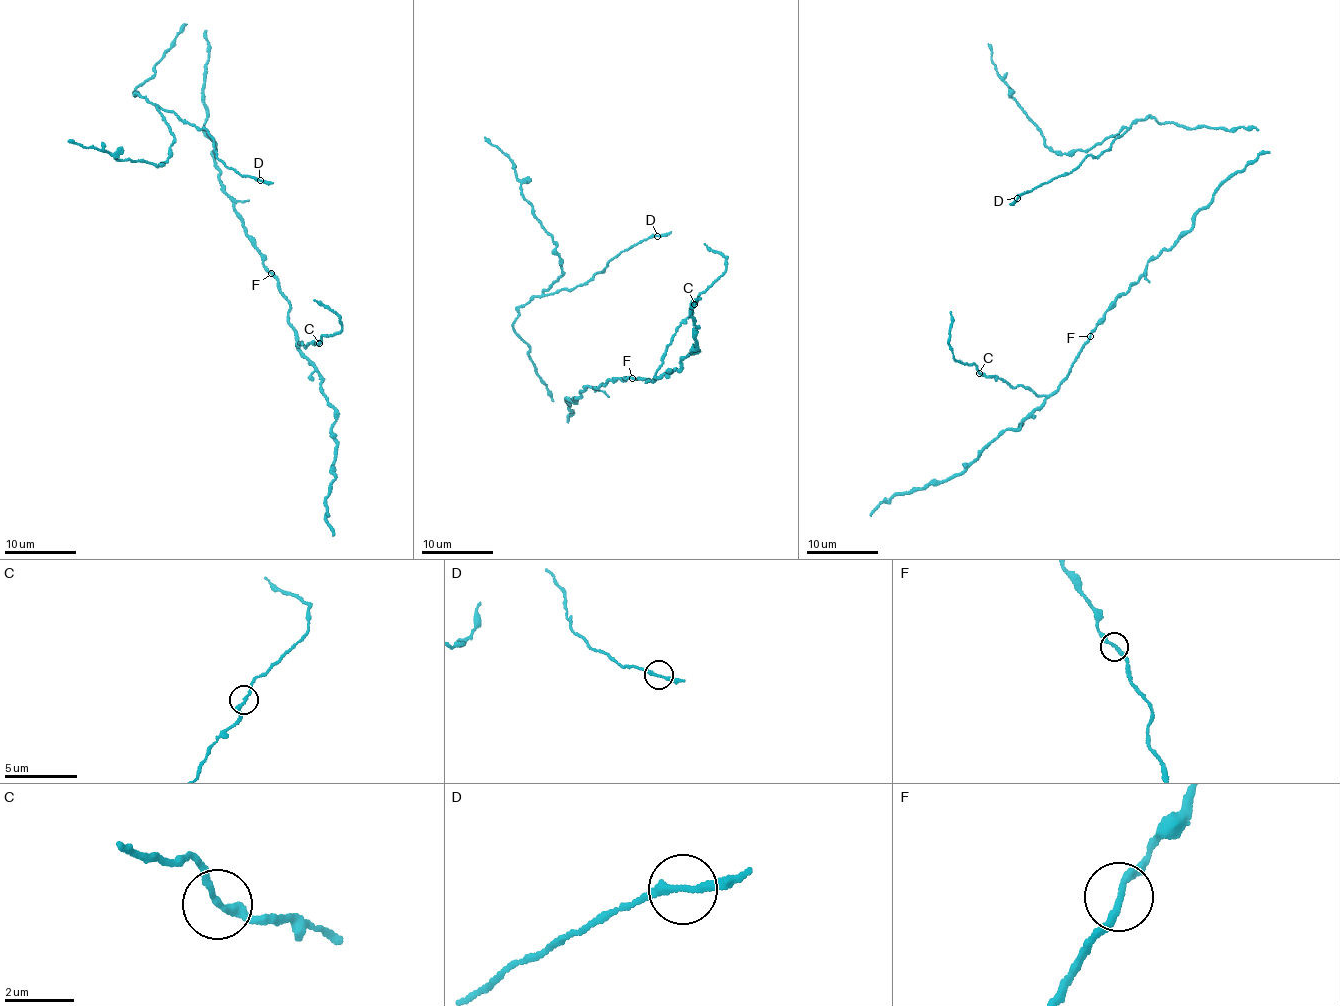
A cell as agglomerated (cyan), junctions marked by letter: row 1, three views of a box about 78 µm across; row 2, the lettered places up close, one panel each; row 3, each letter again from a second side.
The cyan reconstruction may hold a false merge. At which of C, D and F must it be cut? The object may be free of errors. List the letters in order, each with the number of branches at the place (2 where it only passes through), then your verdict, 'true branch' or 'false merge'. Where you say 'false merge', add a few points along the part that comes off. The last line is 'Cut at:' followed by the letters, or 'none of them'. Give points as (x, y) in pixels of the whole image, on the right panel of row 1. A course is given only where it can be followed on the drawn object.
C: 2 | true branch
D: 2 | true branch
F: 2 | true branch
Cut at: none of them

